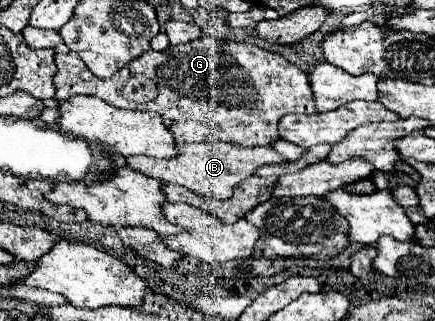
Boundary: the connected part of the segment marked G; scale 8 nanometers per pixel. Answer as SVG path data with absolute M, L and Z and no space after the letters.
M199 38L189 44L181 46L169 46L165 52L143 52L137 60L129 62L121 72L115 76L101 80L93 76L83 60L73 54L55 54L57 64L57 76L55 76L55 88L57 88L57 100L69 100L77 94L97 96L105 102L109 102L115 108L125 110L149 110L159 112L163 116L165 126L173 134L175 142L209 142L209 140L225 140L233 142L245 148L253 146L269 146L275 140L279 140L277 132L277 120L285 114L315 114L315 100L313 92L309 88L309 78L303 70L299 70L295 64L287 62L279 54L265 52L259 46L253 44L241 44L241 42L227 42L217 38Z

